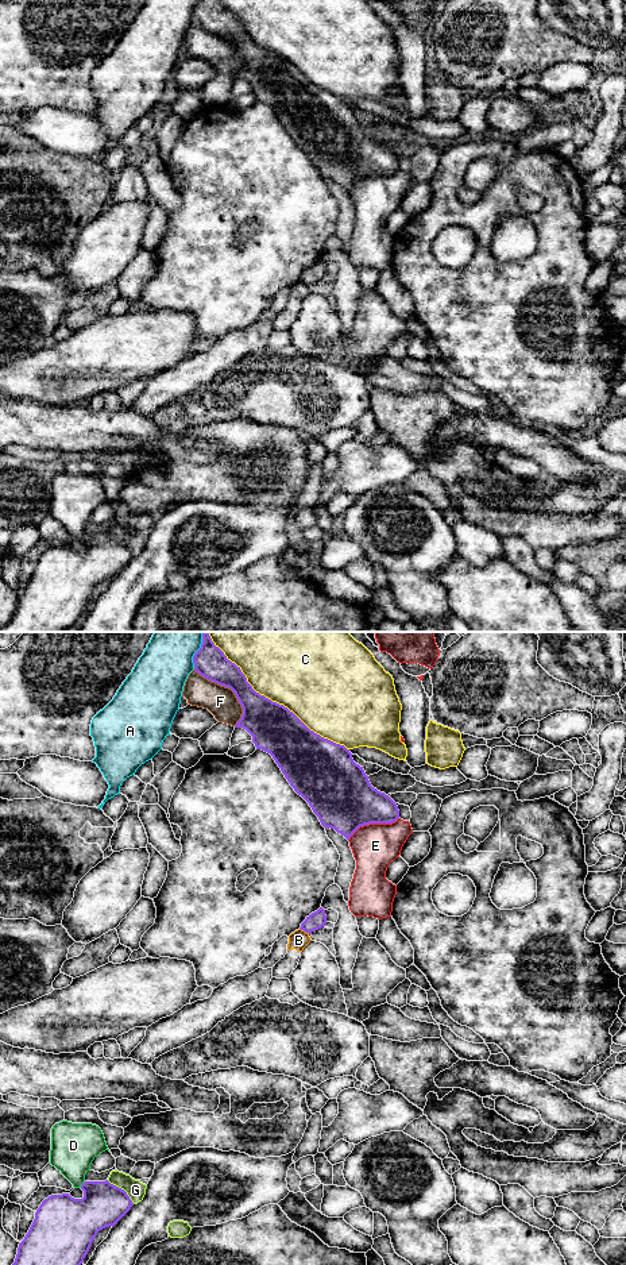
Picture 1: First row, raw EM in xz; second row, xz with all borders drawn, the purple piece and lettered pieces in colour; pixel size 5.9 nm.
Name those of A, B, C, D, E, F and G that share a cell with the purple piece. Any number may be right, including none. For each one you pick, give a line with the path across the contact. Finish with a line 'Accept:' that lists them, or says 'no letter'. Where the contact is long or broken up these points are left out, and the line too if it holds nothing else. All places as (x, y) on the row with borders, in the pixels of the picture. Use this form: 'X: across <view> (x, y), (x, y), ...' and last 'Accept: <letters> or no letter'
Accept: no letter

